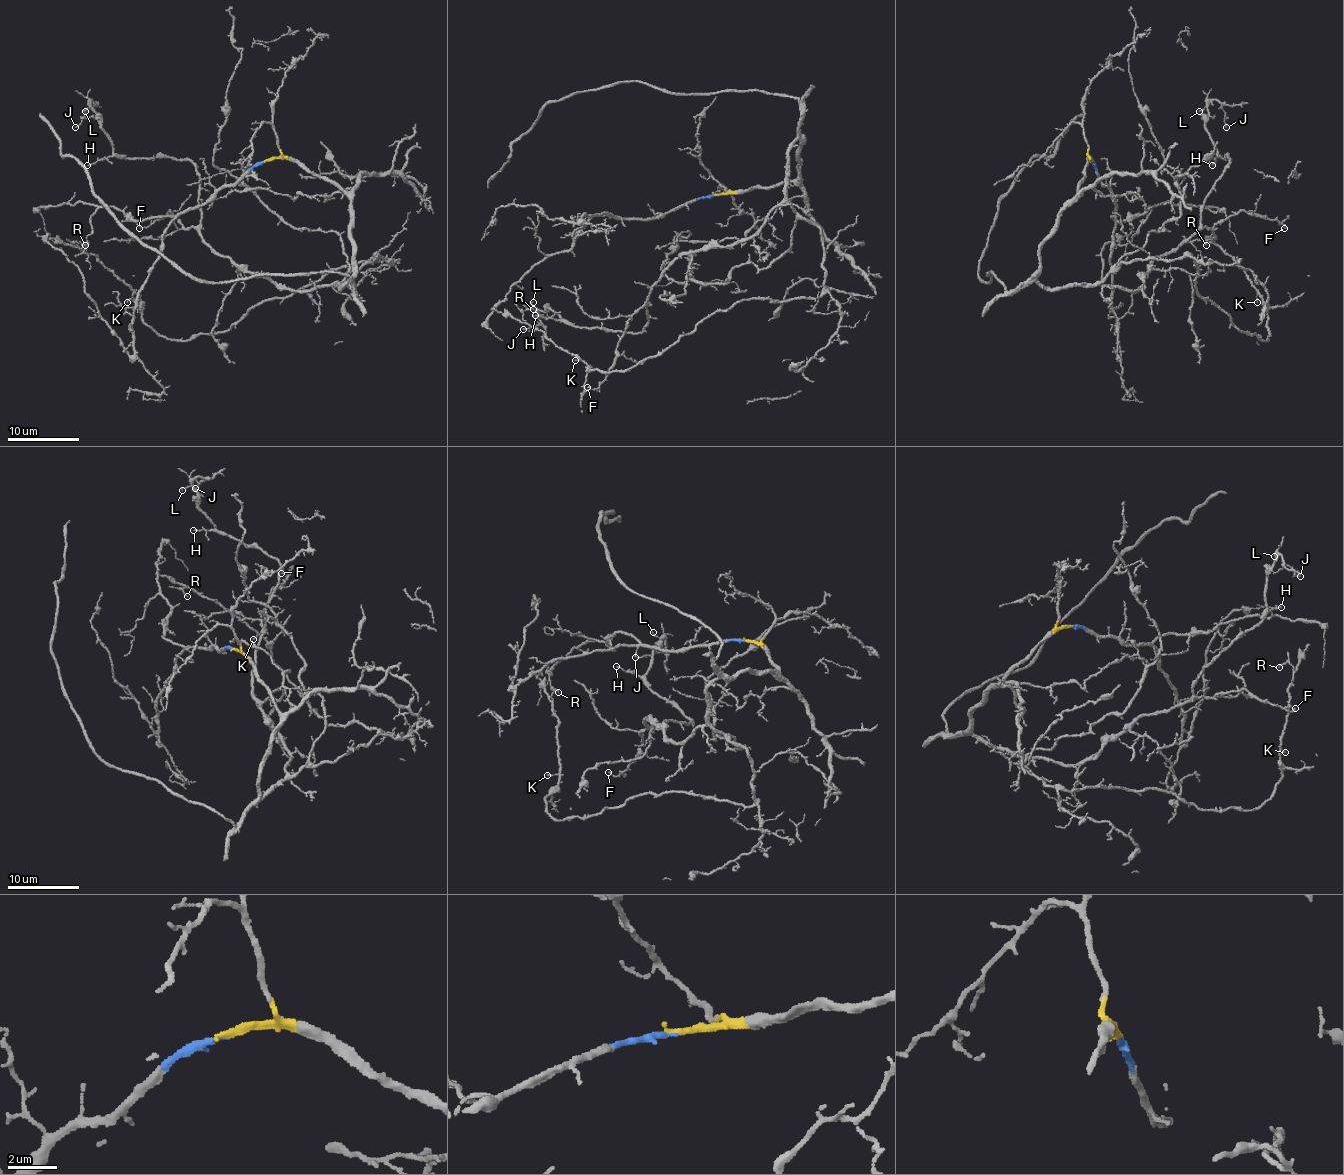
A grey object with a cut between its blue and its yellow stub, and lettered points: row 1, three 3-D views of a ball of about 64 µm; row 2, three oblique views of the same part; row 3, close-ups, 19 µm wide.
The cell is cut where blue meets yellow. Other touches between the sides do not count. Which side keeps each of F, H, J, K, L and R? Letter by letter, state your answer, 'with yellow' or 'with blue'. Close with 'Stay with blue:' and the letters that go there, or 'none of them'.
F: with yellow
H: with yellow
J: with yellow
K: with yellow
L: with yellow
R: with yellow
Stay with blue: none of them

